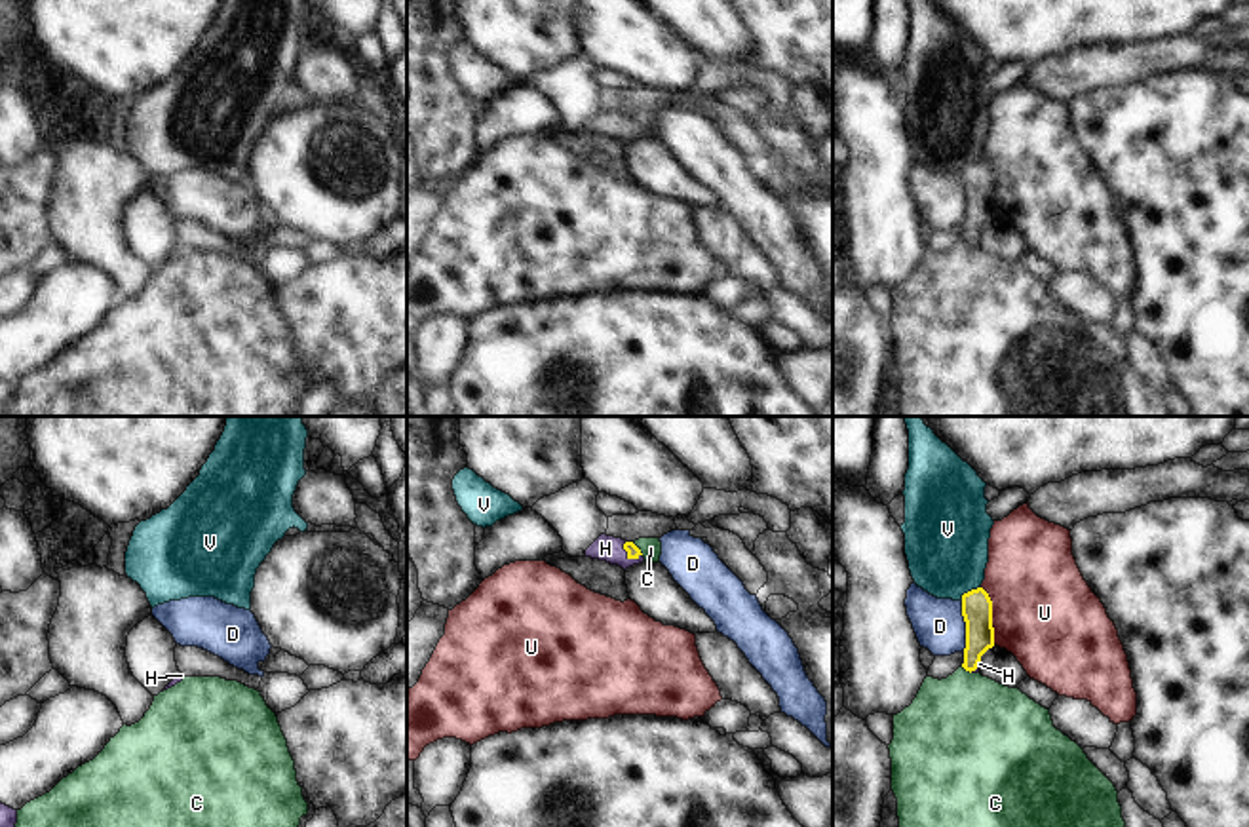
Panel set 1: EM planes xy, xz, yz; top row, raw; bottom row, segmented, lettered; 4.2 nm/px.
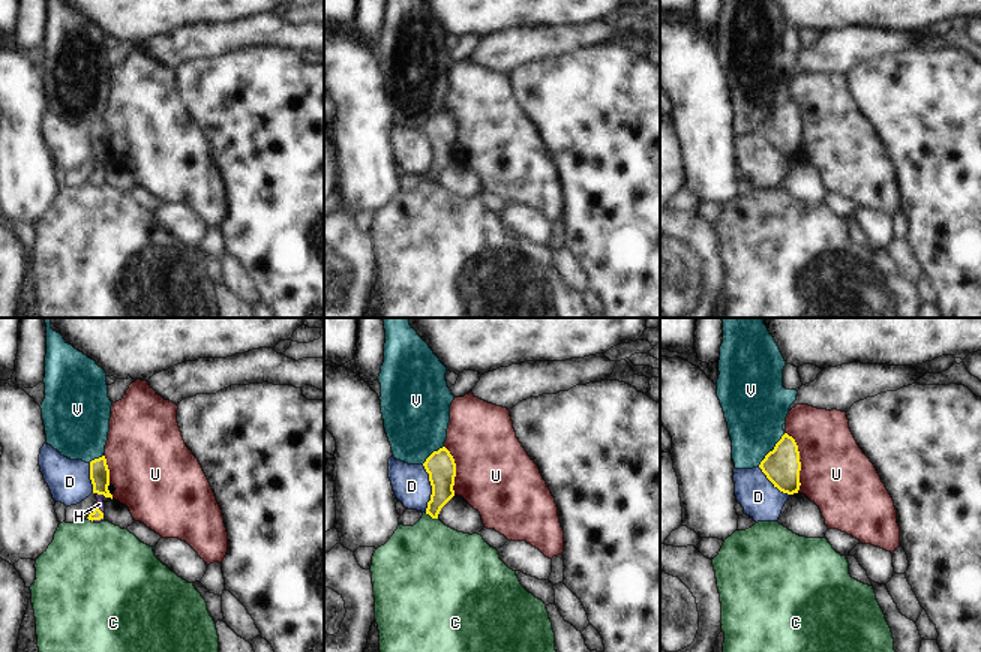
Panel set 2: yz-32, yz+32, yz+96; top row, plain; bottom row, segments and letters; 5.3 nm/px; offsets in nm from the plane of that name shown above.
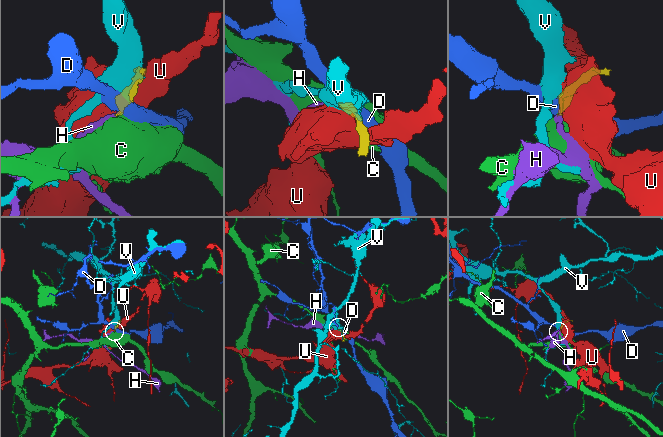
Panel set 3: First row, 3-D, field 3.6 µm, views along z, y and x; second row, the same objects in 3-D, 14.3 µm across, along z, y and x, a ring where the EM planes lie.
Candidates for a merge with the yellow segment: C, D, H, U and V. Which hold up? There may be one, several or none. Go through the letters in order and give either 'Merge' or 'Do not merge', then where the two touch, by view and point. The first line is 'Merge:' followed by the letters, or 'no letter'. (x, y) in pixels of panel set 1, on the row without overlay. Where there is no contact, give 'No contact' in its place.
Merge: H
C: Do not merge. Touches yellow at xz (637, 122)
D: Do not merge. Touches yellow at yz (966, 200)
H: Merge. Touches yellow at xz (628, 130)
U: Do not merge. Touches yellow at yz (991, 189)
V: Do not merge. Touches yellow at yz (968, 166)

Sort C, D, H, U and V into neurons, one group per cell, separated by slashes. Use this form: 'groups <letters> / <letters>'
groups C / D / H / U / V

